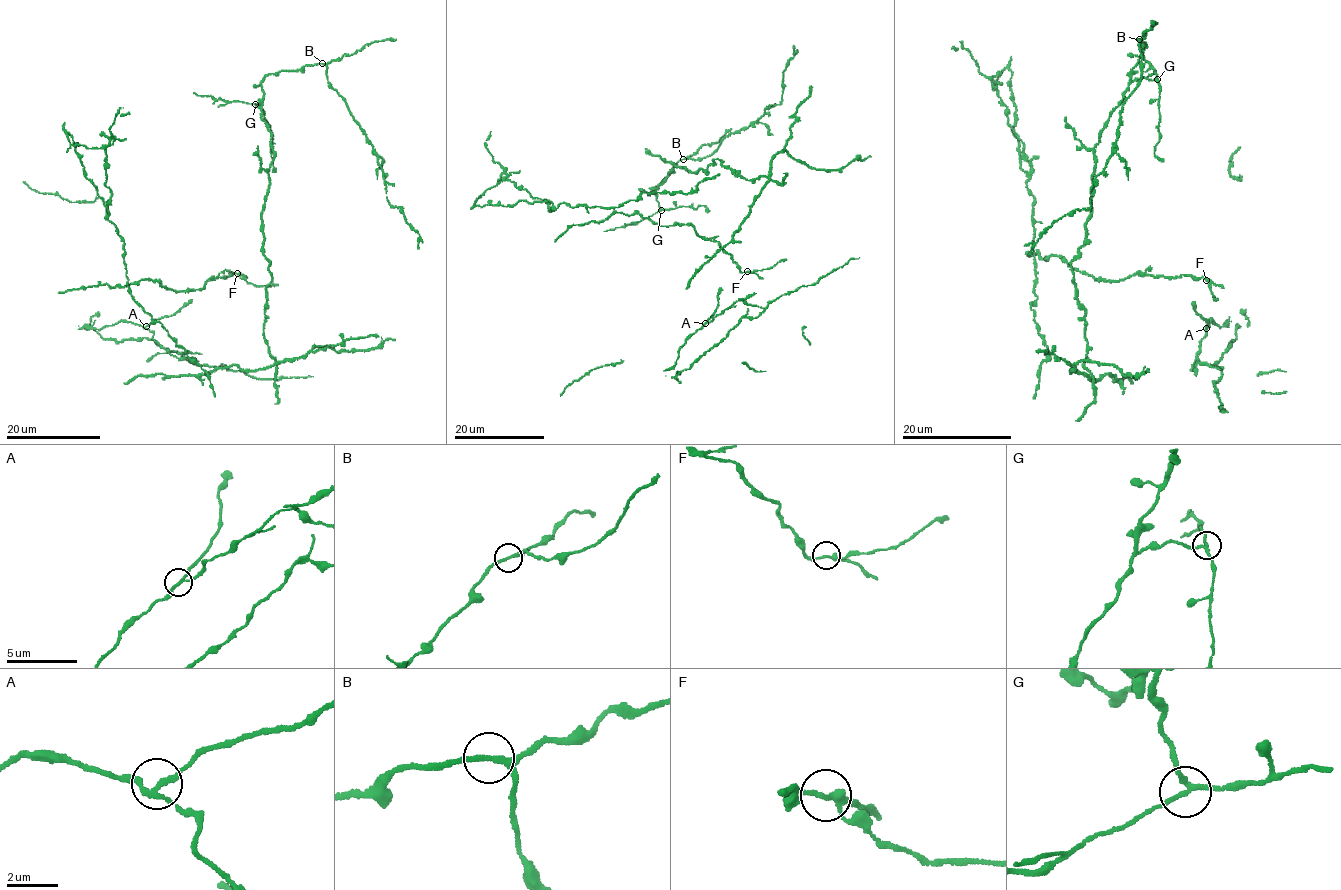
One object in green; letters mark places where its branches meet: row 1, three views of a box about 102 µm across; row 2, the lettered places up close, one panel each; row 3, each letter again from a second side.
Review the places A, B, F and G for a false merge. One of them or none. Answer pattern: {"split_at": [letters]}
{"split_at": ["G"]}

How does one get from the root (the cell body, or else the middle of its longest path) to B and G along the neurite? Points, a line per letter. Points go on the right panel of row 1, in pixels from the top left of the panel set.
B: (1085, 319), (1085, 308), (1076, 297), (1071, 259), (1085, 240), (1091, 214), (1094, 146), (1147, 45), (1139, 39)
G: (1085, 319), (1071, 265), (1085, 240), (1091, 214), (1094, 146), (1131, 82), (1157, 79)

